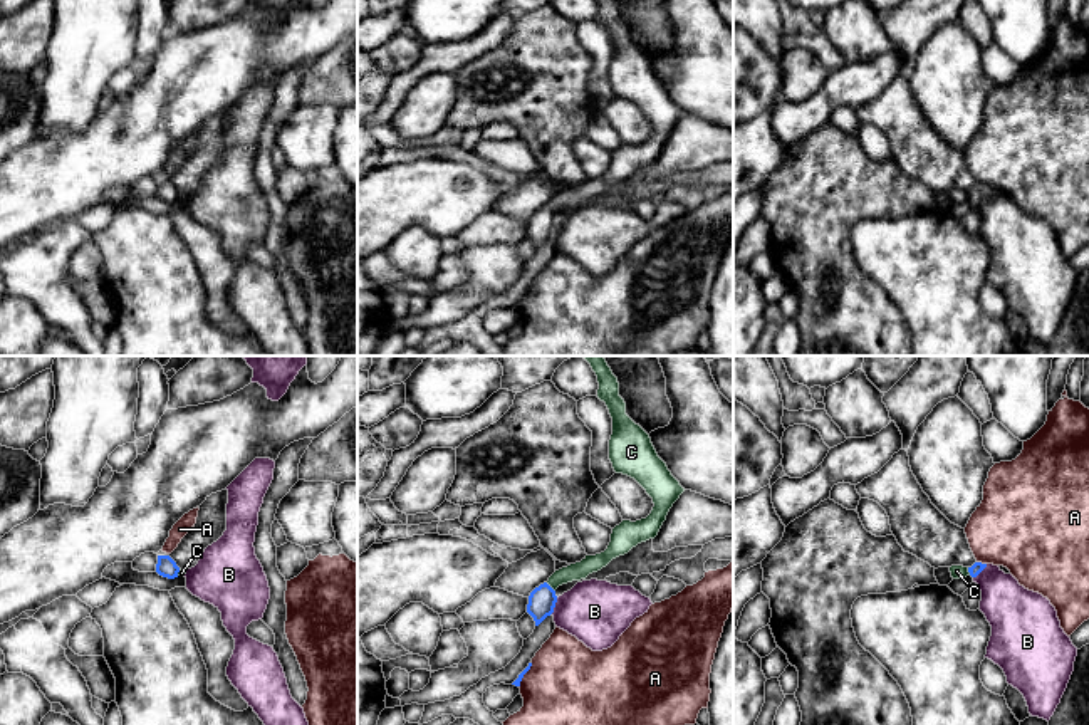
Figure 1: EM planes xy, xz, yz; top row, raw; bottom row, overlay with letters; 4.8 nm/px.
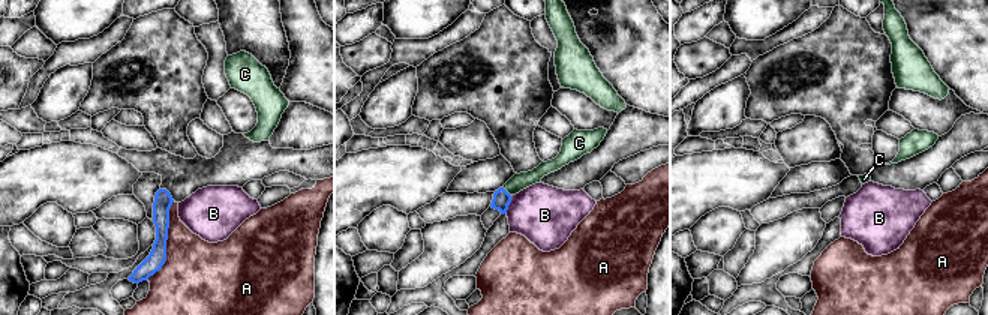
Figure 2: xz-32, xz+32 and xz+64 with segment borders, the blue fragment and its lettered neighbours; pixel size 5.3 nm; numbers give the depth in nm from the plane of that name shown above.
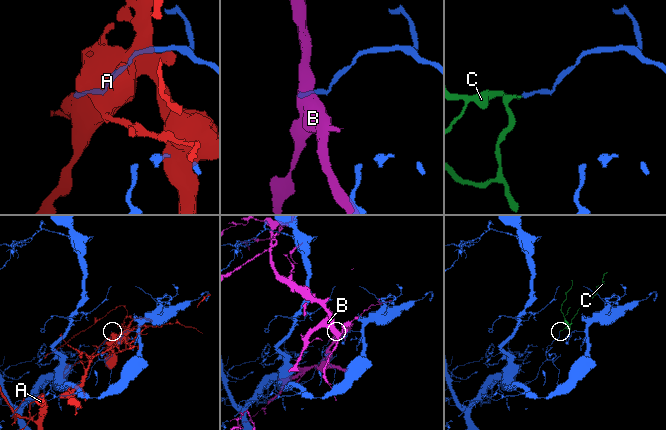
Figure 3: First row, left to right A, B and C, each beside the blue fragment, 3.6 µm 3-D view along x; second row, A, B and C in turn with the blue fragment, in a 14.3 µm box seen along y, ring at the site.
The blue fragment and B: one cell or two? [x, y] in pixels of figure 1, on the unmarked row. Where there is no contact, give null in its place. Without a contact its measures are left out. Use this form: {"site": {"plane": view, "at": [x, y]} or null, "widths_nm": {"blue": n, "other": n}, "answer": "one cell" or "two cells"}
{"site": {"plane": "xz", "at": [554, 230]}, "widths_nm": {"blue": 130, "other": 300}, "answer": "two cells"}

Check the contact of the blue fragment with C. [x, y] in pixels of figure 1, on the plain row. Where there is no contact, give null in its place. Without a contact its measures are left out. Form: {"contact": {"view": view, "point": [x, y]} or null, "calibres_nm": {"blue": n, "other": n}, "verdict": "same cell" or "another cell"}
{"contact": {"view": "xz", "point": [551, 212]}, "calibres_nm": {"blue": 130, "other": 90}, "verdict": "same cell"}

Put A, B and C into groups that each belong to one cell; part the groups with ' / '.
A / B / C

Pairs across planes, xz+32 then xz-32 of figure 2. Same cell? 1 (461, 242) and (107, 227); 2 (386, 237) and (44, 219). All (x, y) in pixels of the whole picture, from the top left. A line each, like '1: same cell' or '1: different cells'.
1: same cell
2: same cell

